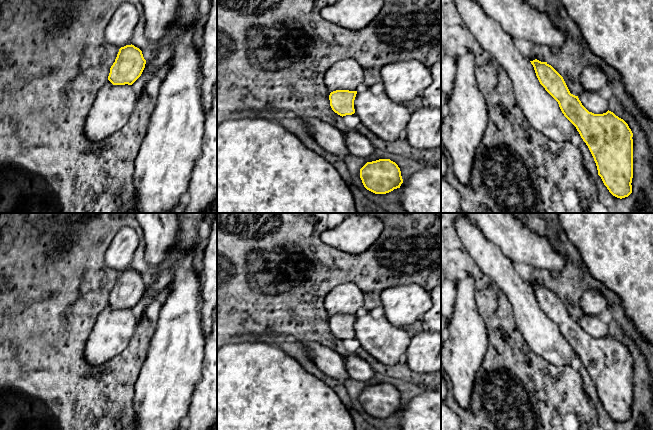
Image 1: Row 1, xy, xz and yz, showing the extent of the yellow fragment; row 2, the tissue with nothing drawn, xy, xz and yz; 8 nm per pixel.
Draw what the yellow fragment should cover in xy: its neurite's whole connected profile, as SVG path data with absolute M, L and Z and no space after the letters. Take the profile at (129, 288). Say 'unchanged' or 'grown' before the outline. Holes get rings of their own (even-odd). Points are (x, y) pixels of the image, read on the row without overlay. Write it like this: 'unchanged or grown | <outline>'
unchanged | M132 268L121 271L110 292L108 304L113 309L132 309L141 300L145 288L146 284L139 272Z

